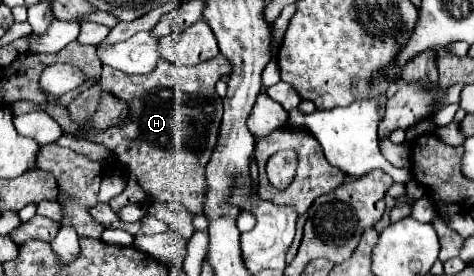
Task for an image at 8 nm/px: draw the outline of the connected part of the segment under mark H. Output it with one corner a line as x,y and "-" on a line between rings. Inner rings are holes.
218,54
210,60
204,60
196,66
180,66
180,68
168,60
162,60
154,72
142,74
142,76
122,74
120,70
112,70
112,68
104,66
102,80
84,90
68,106
70,120
80,124
80,132
76,132
74,138
90,140
94,144
102,144
108,150
112,150
116,168
122,170
122,174
128,180
124,192
118,194
116,198
112,198
112,202
110,202
112,210
118,210
128,204
148,205
148,203
155,202
178,202
178,204
184,204
188,208
188,212
192,212
192,214
204,214
204,208
202,208
202,198
204,198
204,188
206,188
204,168
216,146
216,136
218,136
218,128
220,128
220,120
222,120
222,98
218,98
214,84
218,82
218,78
222,74
226,74
226,70
230,70
230,64
226,62
226,58
222,54
-
103,92
111,92
116,98
126,100
130,116
126,116
126,120
122,120
122,126
112,126
106,130
96,130
94,126
90,126

